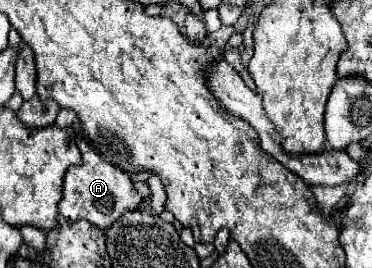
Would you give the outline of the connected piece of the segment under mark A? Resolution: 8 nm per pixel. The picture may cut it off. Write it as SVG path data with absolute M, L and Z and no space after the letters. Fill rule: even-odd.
M78 139L78 149L82 153L84 163L80 167L70 167L64 177L64 193L62 193L62 201L58 203L60 215L64 215L70 223L78 219L86 219L98 229L106 231L114 221L118 221L122 213L138 209L144 199L134 189L130 177L122 169L108 163L102 155L98 155L86 139Z

